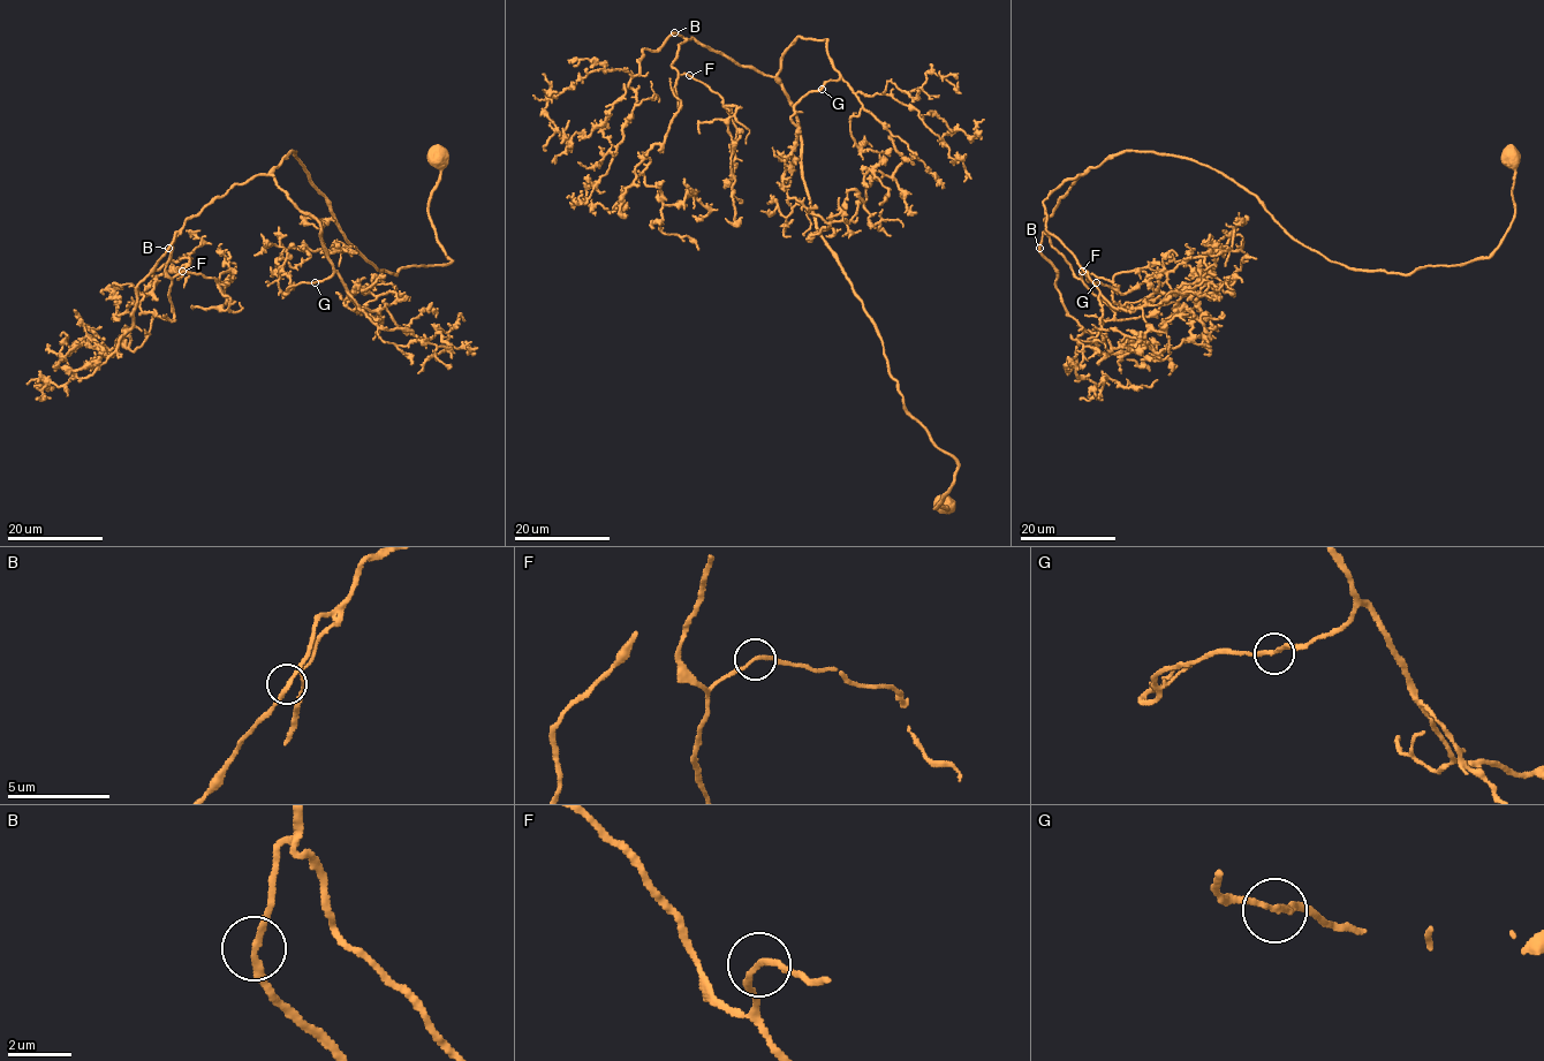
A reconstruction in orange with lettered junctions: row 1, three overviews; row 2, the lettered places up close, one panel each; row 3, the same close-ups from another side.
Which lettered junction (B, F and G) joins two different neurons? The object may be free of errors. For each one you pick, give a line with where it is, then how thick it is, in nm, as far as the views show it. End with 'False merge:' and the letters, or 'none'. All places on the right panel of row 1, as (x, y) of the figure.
False merge: none

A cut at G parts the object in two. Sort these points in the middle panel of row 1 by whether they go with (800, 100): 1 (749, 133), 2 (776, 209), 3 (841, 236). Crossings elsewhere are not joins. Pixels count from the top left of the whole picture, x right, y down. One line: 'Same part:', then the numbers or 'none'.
Same part: 2, 3

